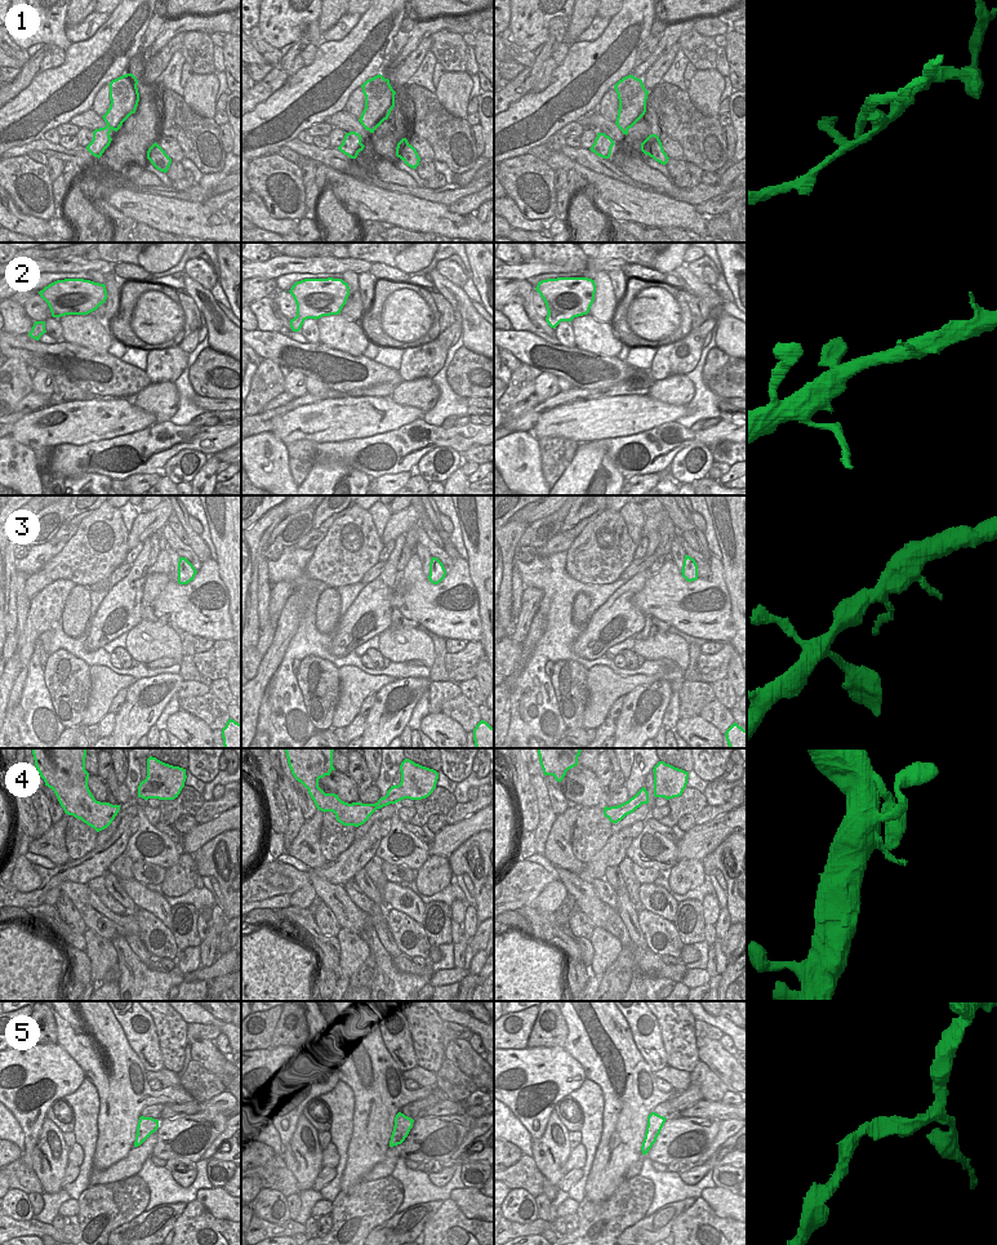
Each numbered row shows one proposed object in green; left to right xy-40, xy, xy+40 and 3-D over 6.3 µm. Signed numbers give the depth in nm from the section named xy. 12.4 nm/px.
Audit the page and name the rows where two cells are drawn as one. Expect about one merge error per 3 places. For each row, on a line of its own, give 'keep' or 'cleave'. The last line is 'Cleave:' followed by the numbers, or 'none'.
1: cleave
2: keep
3: keep
4: keep
5: keep
Cleave: 1

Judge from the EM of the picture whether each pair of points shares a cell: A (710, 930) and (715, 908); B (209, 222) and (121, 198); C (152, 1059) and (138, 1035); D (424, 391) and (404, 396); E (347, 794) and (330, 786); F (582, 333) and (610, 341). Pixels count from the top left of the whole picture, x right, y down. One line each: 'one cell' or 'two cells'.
A: one cell
B: one cell
C: one cell
D: one cell
E: one cell
F: one cell

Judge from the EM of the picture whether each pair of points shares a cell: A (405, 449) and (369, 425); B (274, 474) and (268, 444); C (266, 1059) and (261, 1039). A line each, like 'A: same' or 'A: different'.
A: different
B: same
C: different

